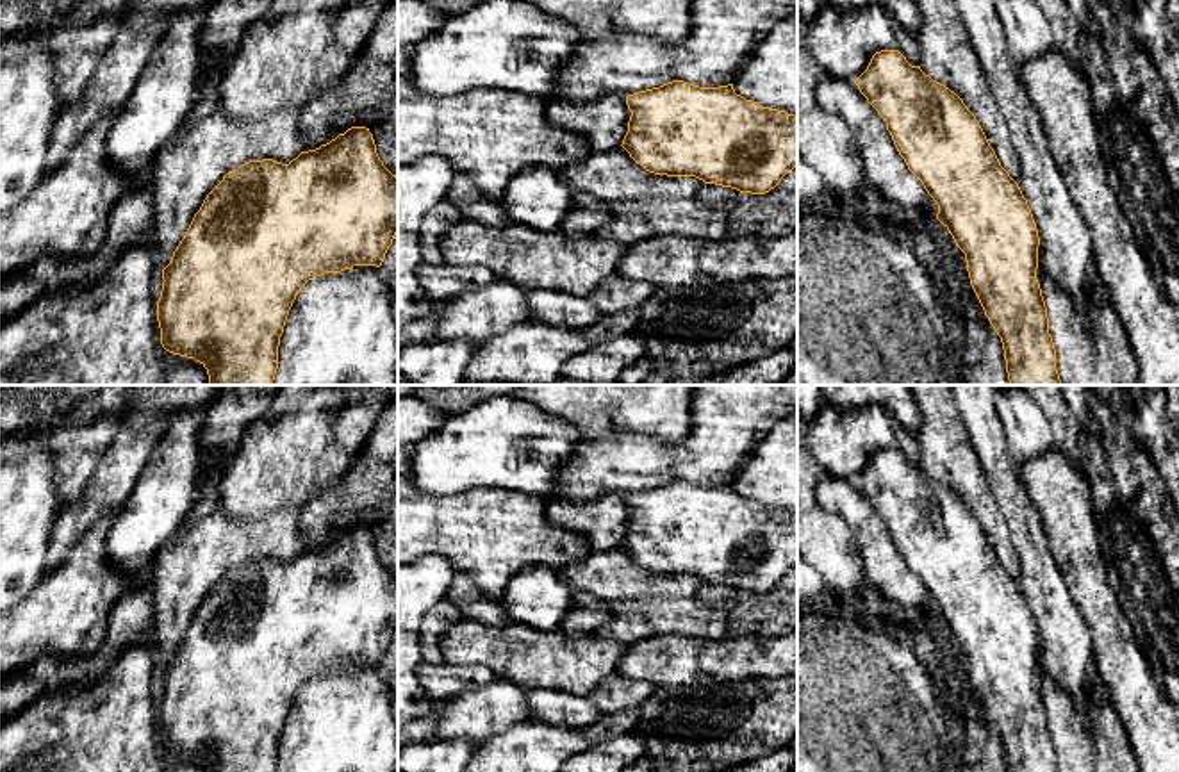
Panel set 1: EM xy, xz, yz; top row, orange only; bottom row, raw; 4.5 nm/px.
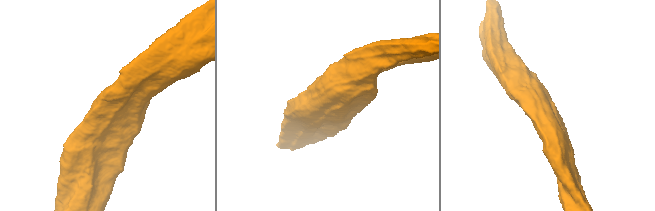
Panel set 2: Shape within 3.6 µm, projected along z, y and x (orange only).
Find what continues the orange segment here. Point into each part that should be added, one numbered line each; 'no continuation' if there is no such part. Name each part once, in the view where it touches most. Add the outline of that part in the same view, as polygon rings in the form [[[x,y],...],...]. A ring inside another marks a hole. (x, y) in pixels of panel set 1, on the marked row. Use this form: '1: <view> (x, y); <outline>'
1: xy (193, 163); [[[218,100],[207,118],[182,127],[152,166],[157,267],[169,264],[203,200],[228,171],[262,159],[289,164],[300,153],[298,109],[241,123],[230,119]]]

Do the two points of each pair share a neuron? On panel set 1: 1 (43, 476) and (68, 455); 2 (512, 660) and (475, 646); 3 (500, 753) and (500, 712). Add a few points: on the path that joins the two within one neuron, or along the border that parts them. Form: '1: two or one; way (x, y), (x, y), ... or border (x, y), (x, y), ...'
1: two; border (40, 427), (59, 471), (63, 507)
2: one; way (503, 651), (484, 646)
3: two; border (527, 717), (496, 731), (478, 746)

